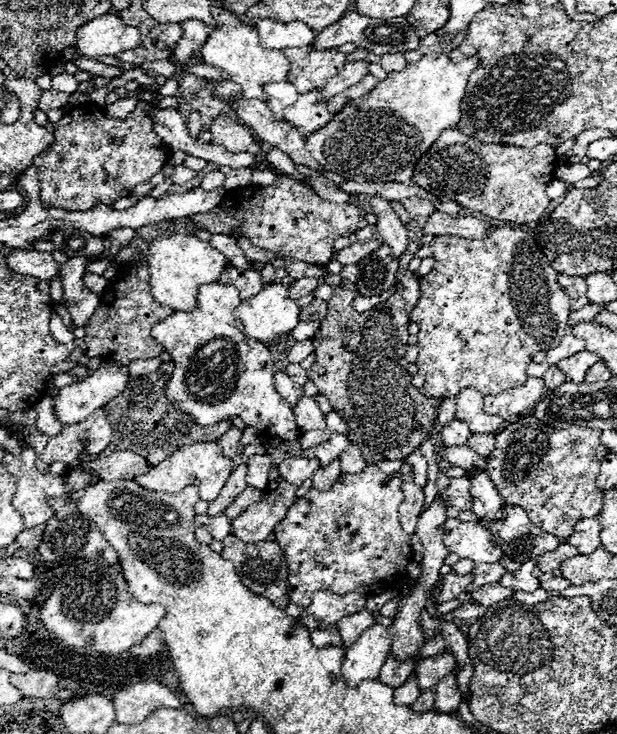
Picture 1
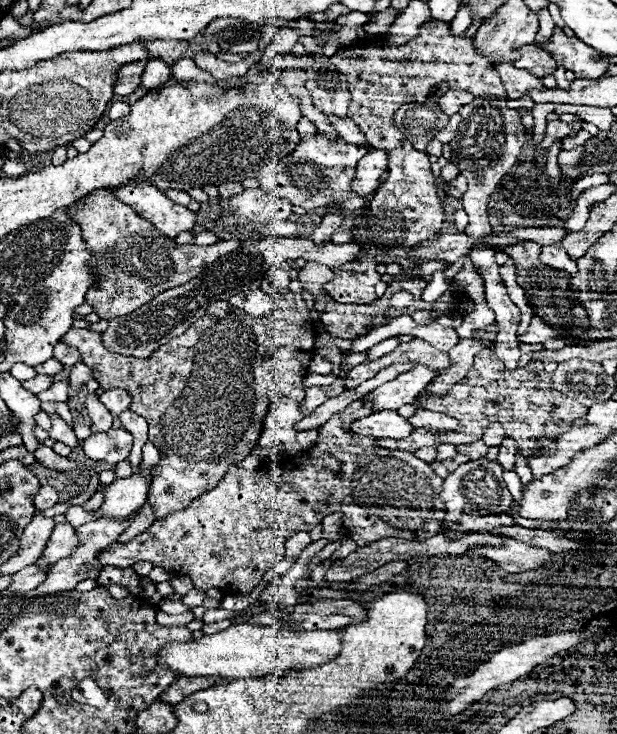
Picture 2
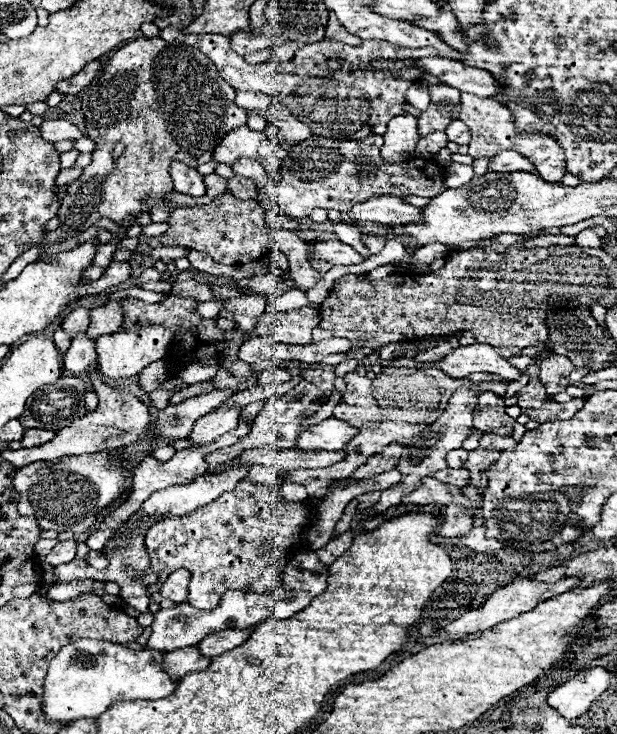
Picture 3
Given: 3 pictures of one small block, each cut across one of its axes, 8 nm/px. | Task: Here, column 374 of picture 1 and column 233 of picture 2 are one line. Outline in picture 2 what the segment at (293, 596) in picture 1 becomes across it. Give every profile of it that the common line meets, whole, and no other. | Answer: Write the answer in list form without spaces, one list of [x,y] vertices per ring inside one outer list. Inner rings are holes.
[[[364,398],[352,402],[344,411],[332,415],[324,425],[318,428],[316,444],[302,456],[294,456],[285,466],[272,465],[268,470],[240,470],[230,466],[218,486],[206,490],[198,496],[196,502],[168,514],[164,520],[154,520],[138,538],[120,544],[114,542],[110,550],[98,552],[98,562],[102,566],[134,566],[140,560],[148,560],[154,566],[162,566],[172,574],[192,578],[198,590],[220,588],[222,592],[250,592],[254,590],[262,576],[284,558],[284,544],[296,532],[310,532],[320,524],[328,514],[340,512],[340,524],[346,530],[372,530],[376,528],[376,538],[398,536],[404,540],[426,540],[440,532],[440,528],[422,528],[428,522],[444,520],[444,504],[440,500],[444,480],[426,464],[416,458],[412,452],[386,450],[380,448],[376,440],[350,434],[350,425],[354,418],[363,418],[373,413],[372,403]]]

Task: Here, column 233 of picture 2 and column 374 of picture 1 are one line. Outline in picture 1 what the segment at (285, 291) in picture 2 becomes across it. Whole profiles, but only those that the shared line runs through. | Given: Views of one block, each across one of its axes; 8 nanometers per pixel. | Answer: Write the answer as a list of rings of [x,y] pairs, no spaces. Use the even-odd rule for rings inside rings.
[[[330,272],[322,282],[334,290],[334,296],[328,300],[326,318],[312,338],[316,364],[308,370],[308,378],[344,418],[348,424],[346,436],[360,448],[368,466],[384,460],[404,460],[430,438],[436,426],[436,408],[428,396],[412,386],[404,358],[408,348],[408,314],[420,298],[418,278],[404,280],[404,284],[398,280],[394,296],[362,314],[352,308],[356,284]]]

